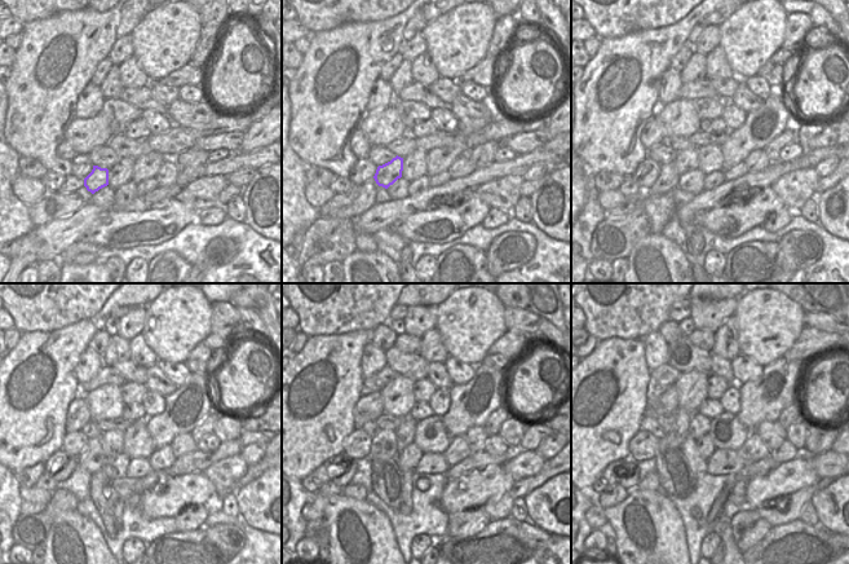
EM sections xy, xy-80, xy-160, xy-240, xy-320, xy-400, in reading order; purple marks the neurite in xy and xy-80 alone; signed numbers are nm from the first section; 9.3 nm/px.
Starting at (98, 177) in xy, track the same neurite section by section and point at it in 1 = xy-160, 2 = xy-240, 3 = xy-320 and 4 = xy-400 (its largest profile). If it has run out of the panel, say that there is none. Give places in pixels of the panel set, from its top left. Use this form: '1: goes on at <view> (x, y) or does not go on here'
1: goes on at xy-160 (686, 159)
2: goes on at xy-240 (111, 441)
3: goes on at xy-320 (405, 432)
4: goes on at xy-400 (699, 424)

